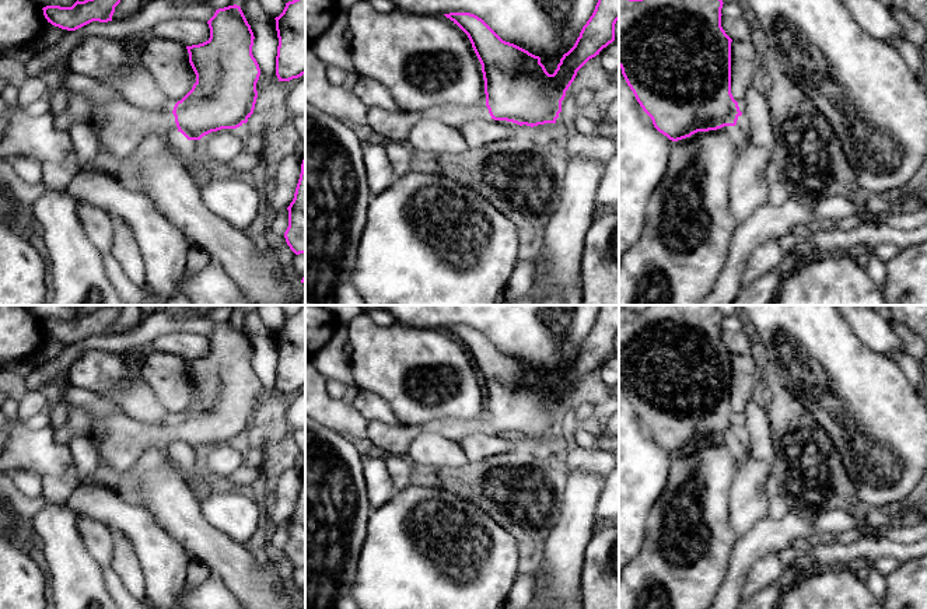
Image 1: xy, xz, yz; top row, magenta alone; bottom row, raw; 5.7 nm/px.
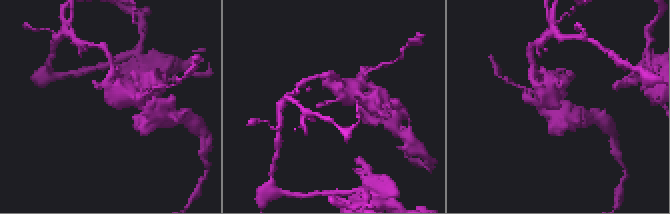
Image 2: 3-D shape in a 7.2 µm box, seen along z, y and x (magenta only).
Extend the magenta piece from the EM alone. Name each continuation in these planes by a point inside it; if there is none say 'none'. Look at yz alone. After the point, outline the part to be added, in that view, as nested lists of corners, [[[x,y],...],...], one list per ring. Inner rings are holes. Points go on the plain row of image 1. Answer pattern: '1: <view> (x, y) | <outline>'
1: yz (742, 440) | [[[741,428],[738,430],[737,438],[734,440],[735,447],[739,451],[739,456],[748,456],[749,455],[749,437],[746,435],[746,433]]]

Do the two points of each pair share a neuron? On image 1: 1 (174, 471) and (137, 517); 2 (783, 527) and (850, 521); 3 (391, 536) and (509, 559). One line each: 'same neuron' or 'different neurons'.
1: different neurons
2: same neuron
3: same neuron

